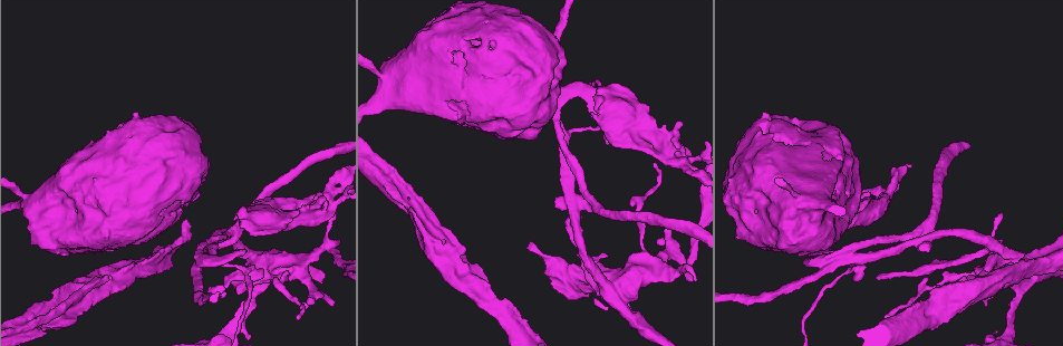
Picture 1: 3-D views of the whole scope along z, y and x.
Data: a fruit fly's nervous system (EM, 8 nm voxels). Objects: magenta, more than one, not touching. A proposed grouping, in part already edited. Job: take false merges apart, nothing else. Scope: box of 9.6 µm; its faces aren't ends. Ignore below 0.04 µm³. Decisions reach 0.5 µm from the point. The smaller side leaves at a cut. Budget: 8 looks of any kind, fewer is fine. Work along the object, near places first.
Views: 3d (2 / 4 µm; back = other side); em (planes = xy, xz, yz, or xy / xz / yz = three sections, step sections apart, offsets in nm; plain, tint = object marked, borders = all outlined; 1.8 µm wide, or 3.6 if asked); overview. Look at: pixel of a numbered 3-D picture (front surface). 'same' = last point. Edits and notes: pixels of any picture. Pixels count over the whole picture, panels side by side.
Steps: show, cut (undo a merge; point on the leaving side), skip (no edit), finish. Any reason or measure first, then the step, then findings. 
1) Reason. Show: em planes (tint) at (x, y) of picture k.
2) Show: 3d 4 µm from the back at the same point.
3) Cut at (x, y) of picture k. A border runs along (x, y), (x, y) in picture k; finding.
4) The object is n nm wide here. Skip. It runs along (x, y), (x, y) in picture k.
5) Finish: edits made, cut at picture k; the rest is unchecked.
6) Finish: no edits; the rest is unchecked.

Sudden change in width. Show: em 3.6 µm planes (tint) at (319, 252) of picture 1.

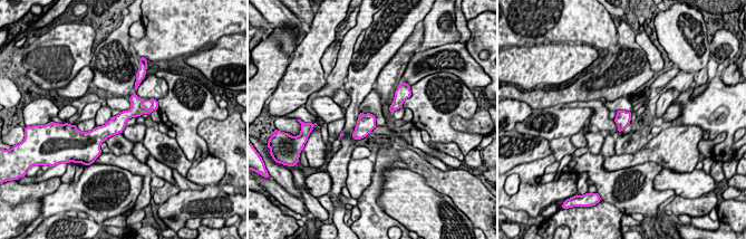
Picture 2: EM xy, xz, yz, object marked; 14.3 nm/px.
The object is 220 nm wide here. Skip. It runs along (141, 101), (96, 139) in picture 2; continuous, no second neuron.

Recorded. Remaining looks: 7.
A fork. Show: 3d 4 µm at (671, 151) of picture 1.

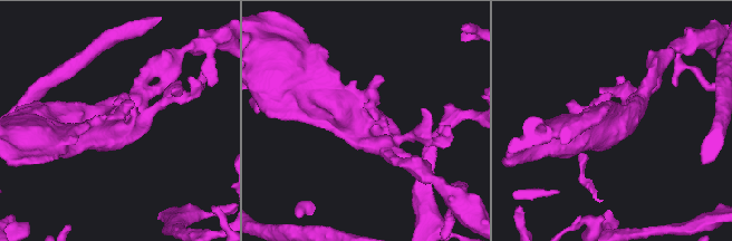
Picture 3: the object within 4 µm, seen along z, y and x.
Show: em planes (tint) at (115, 125) of picture 3.

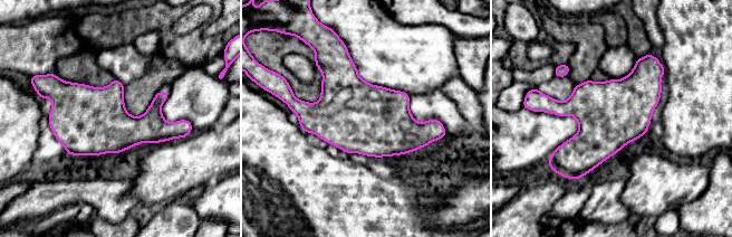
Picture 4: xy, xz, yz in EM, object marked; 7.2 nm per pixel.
Skip. All the same neuron.

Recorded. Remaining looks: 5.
Side arm on a straight run. Show: em yz step 4 (tint) at (928, 238) of picture 1.

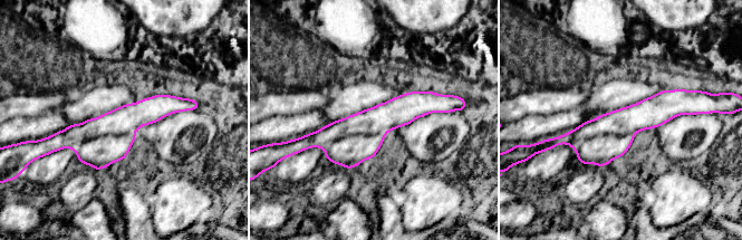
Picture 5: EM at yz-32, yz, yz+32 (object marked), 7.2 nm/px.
Another direction. Show: em planes (tint) at the same point.

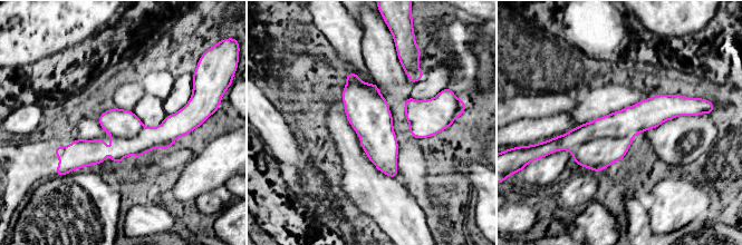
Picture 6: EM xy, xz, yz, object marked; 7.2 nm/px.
Cut at (597, 155) of picture 6. The part that leaves runs along (186, 108), (137, 146), (60, 150) in picture 6; two neurons meet here.

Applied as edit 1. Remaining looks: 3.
Show: overview.

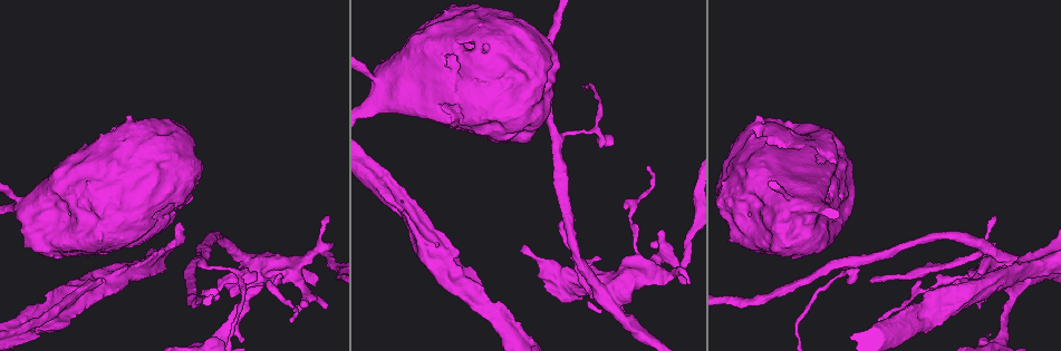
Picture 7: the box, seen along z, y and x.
Show: em 3.6 µm yz step 4 (tint) at (612, 304) of picture 7.

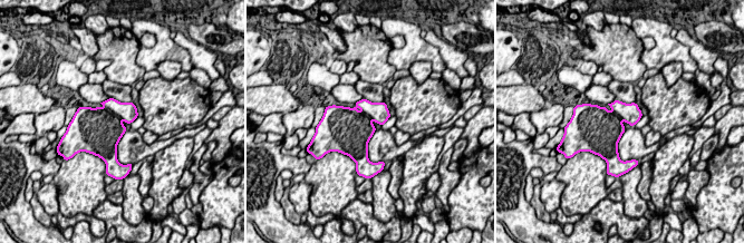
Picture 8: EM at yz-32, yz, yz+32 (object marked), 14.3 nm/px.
Skip. One neuron here.

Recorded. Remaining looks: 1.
Finish: edits made, cut at picture 6; the rest is unchecked.

